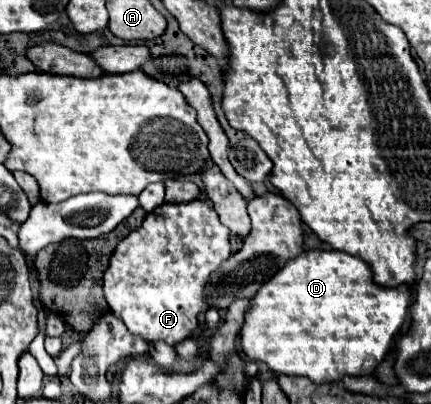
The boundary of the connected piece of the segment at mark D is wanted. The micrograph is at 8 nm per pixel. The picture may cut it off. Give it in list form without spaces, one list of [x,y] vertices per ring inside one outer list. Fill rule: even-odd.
[[[307,250],[291,260],[275,278],[271,278],[253,298],[253,306],[245,316],[241,330],[241,348],[251,360],[265,362],[273,372],[287,376],[305,376],[315,384],[343,384],[345,376],[371,376],[387,358],[395,332],[407,318],[413,292],[407,284],[399,288],[379,286],[367,262],[347,252]]]

